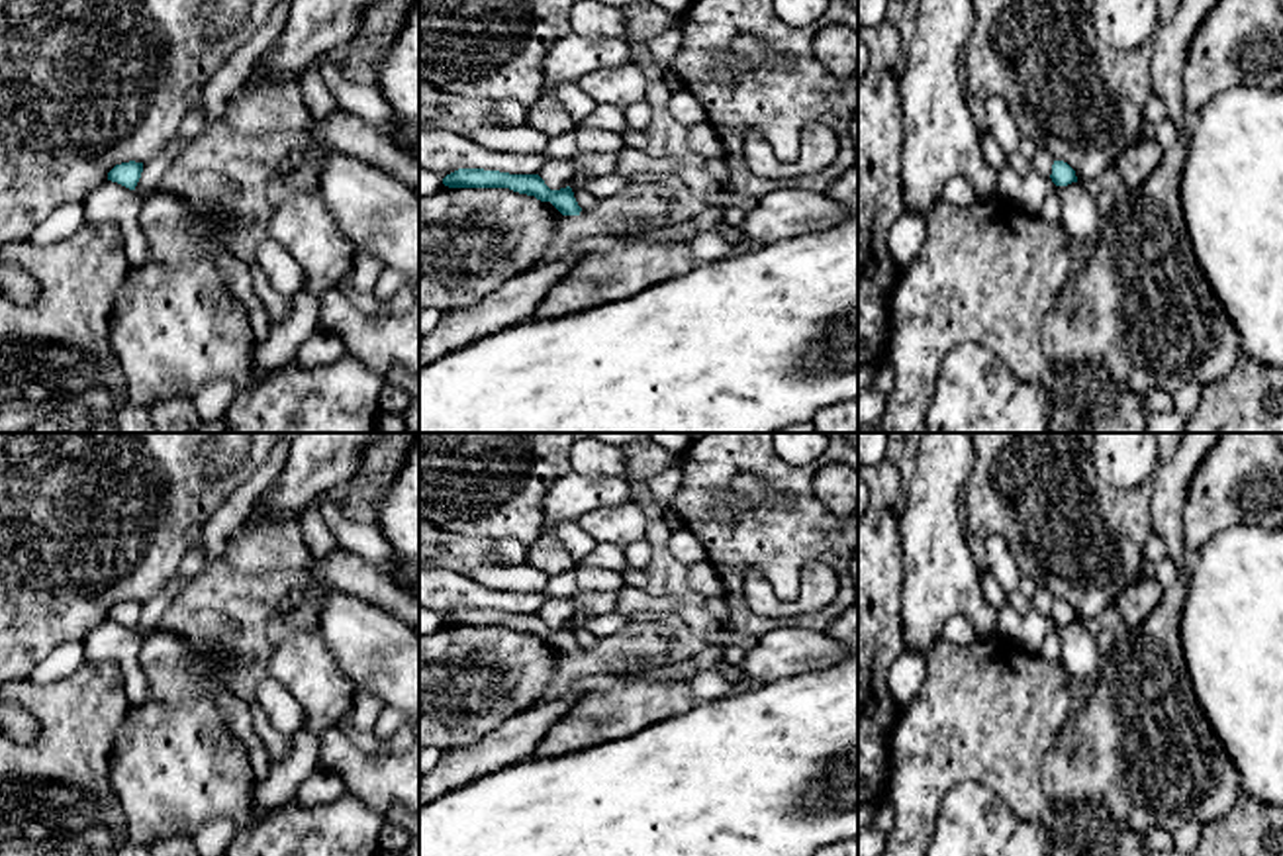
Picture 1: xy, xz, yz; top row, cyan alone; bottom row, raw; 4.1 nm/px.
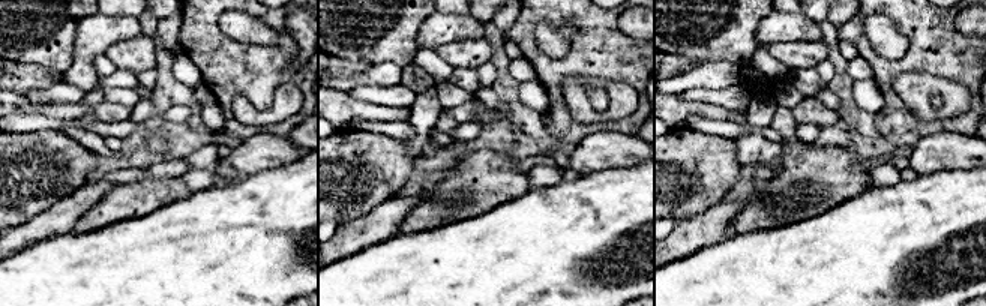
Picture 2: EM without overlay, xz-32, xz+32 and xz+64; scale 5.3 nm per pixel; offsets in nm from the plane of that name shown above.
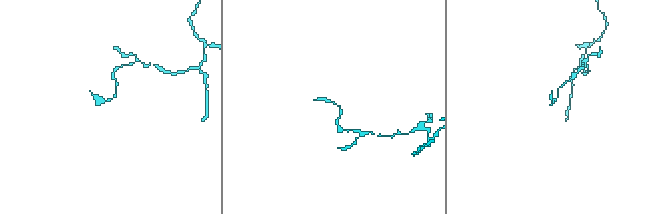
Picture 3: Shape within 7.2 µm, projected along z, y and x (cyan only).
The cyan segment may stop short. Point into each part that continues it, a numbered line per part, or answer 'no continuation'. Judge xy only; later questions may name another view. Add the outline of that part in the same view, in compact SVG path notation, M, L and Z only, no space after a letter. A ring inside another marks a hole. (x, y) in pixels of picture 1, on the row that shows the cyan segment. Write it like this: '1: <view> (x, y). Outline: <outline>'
no continuation

